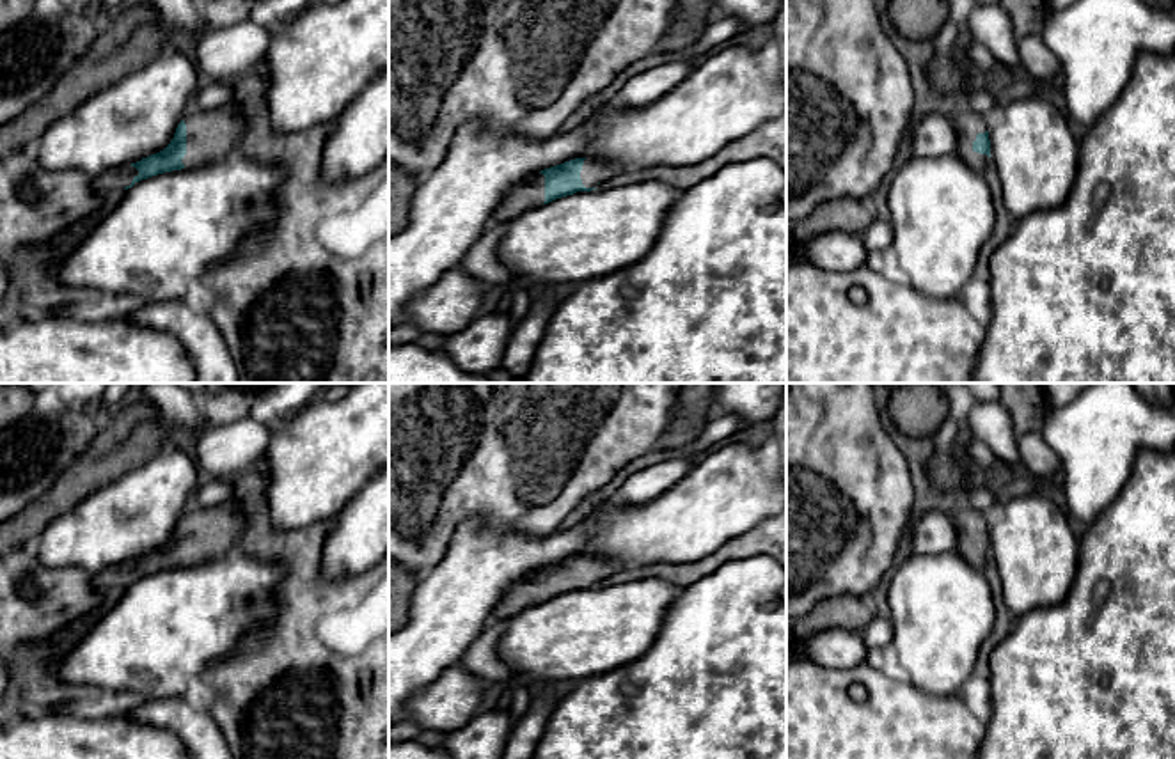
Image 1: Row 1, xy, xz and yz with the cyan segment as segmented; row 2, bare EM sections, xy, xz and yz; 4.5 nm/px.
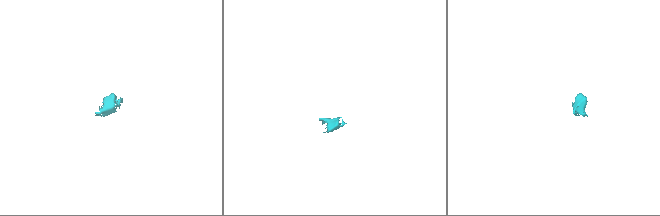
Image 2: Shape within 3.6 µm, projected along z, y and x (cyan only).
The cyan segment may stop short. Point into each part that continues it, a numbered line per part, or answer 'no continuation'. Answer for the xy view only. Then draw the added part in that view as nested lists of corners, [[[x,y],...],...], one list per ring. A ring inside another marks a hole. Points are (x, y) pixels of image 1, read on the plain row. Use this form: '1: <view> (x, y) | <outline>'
1: xy (212, 532) | [[[229,498],[218,505],[201,507],[190,504],[183,518],[186,521],[185,566],[197,566],[229,553],[243,534],[243,507]]]
2: xy (119, 575) | [[[131,562],[106,567],[96,575],[96,585],[101,589],[124,587],[131,582],[135,573],[138,573],[138,567]]]

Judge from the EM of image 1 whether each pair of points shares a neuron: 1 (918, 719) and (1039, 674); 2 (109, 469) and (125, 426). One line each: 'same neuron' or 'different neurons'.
1: different neurons
2: same neuron

